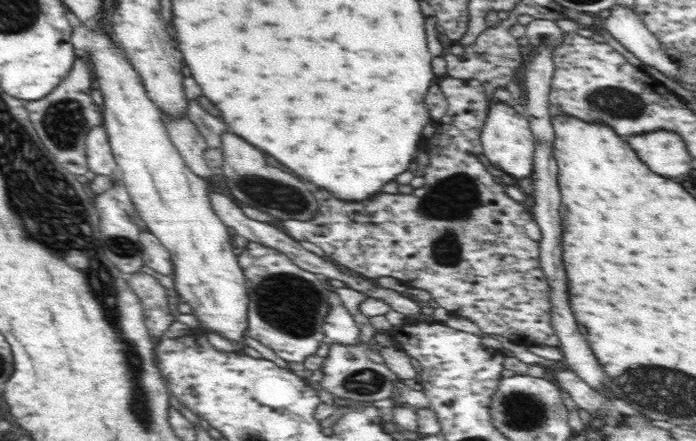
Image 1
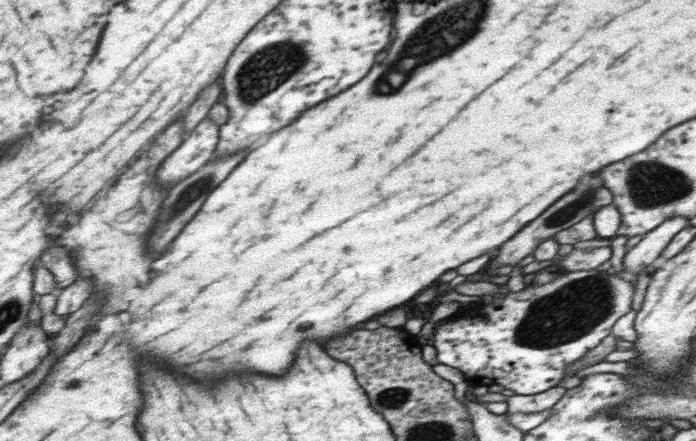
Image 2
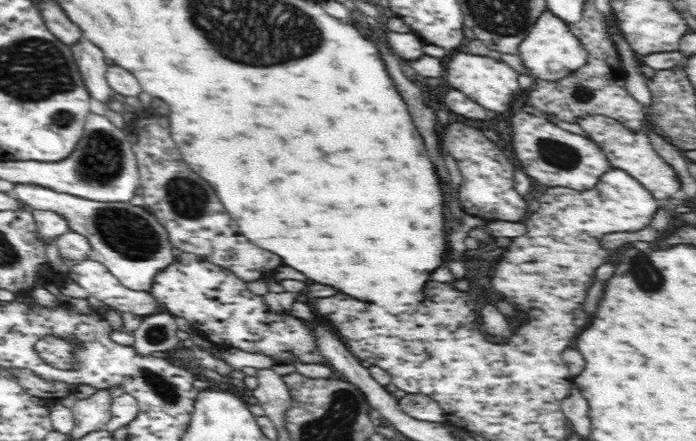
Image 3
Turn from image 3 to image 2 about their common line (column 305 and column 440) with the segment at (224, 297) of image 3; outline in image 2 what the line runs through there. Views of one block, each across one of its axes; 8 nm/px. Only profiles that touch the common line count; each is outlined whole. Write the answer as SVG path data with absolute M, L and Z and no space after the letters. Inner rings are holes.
M612 270L565 271L558 278L542 285L528 285L520 292L507 291L494 296L490 304L464 308L462 318L452 317L440 324L432 336L439 364L466 374L472 385L498 384L516 394L531 395L558 386L568 376L566 369L584 358L603 338L611 334L612 326L632 310L635 288L631 279L624 279Z

